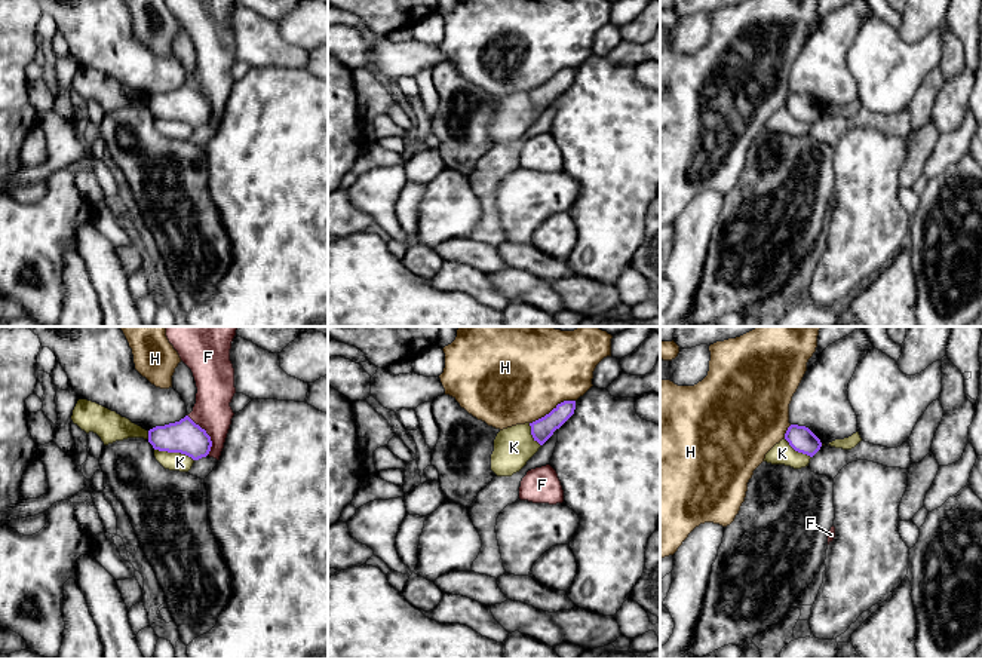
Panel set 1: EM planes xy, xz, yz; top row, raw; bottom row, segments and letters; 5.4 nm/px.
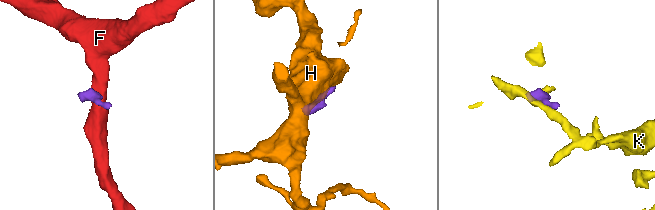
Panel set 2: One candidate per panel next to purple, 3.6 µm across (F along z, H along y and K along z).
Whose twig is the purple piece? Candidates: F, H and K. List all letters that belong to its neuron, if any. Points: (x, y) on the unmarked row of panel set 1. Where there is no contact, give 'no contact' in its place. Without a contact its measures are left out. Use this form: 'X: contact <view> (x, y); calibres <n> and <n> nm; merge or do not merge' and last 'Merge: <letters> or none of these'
F: contact xy (206, 101); calibres 180 and 200 nm; do not merge
H: contact xz (554, 76); calibres 120 and 500 nm; do not merge
K: contact xy (174, 119); calibres 180 and 100 nm; do not merge
Merge: none of these

